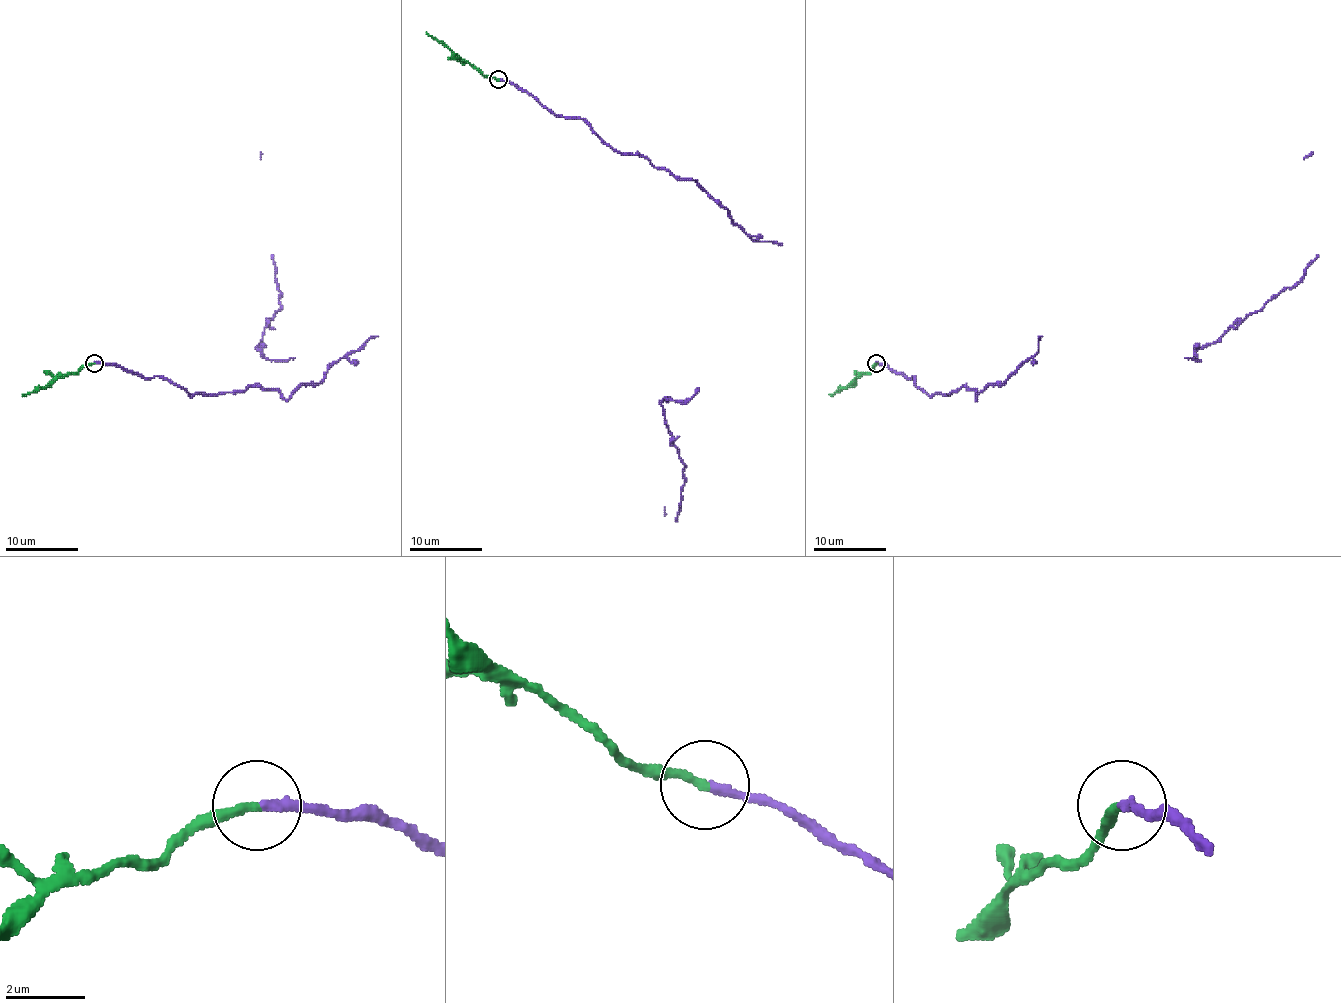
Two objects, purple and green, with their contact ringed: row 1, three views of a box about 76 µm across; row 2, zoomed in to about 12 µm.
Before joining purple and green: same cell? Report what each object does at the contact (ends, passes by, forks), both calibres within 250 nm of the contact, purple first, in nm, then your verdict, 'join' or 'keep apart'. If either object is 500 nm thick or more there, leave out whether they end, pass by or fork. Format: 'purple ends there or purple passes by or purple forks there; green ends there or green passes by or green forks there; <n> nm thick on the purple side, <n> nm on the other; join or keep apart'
purple ends there; green ends there; 220 nm thick on the purple side, 240 nm on the other; keep apart

